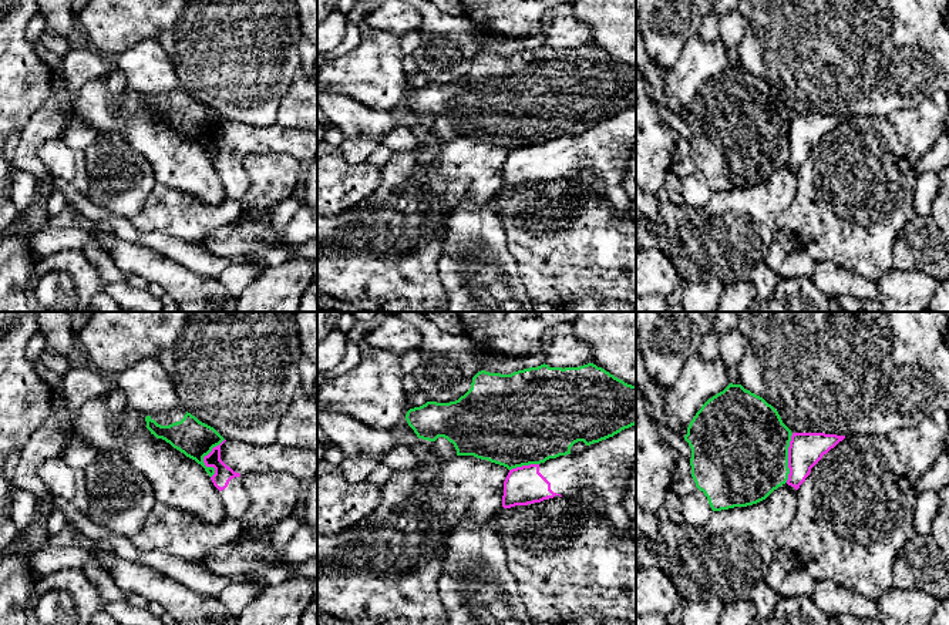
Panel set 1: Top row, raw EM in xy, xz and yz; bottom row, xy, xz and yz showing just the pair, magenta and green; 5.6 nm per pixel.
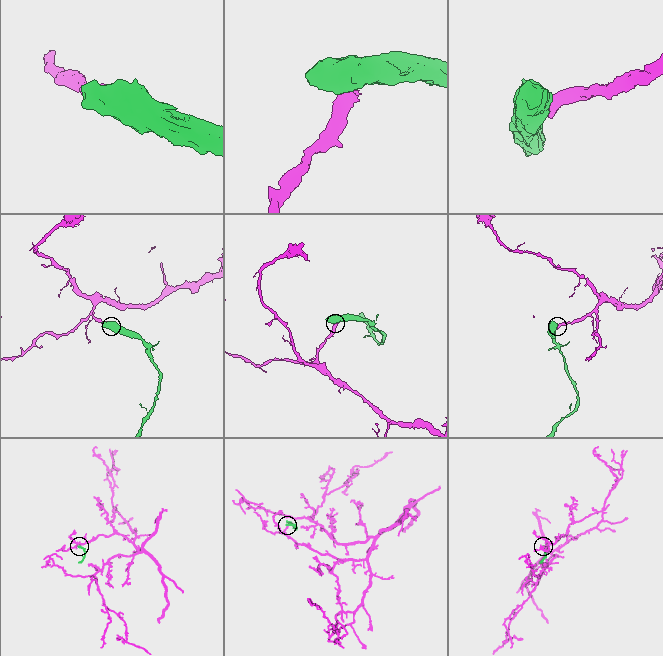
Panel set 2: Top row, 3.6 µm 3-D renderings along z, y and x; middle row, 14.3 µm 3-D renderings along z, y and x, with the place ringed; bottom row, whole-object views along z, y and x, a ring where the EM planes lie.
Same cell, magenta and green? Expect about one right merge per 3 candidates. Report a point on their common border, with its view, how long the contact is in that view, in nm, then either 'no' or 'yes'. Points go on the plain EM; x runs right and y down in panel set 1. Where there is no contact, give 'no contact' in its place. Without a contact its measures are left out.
contact yz (788, 138); length 280 nm; no

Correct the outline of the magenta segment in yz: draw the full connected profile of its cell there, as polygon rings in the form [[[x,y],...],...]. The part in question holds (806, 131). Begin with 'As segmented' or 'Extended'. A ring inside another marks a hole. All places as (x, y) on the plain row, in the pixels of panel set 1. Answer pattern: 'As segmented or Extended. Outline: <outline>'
As segmented. Outline: [[[792,114],[788,128],[787,165],[798,171],[811,149],[844,120],[845,117],[825,114]]]

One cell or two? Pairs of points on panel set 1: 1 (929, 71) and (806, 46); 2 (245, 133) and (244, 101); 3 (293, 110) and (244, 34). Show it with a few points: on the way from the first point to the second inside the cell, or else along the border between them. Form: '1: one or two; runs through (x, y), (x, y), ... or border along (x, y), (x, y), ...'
1: one; runs through (898, 51), (870, 49), (867, 46), (837, 46)
2: two; border along (239, 120), (258, 127), (269, 127), (276, 123)
3: two; border along (300, 66), (290, 88), (281, 101), (276, 121)

